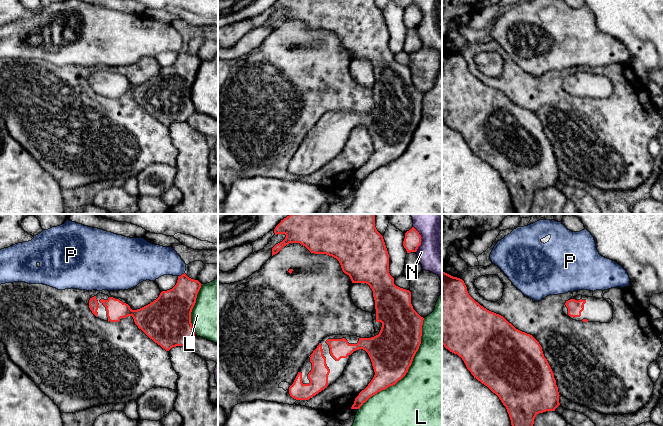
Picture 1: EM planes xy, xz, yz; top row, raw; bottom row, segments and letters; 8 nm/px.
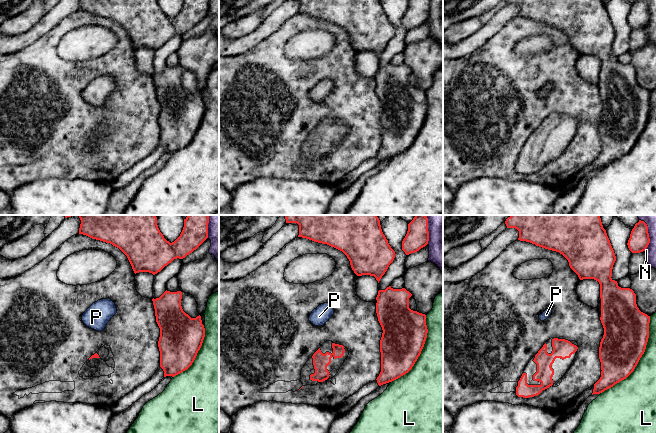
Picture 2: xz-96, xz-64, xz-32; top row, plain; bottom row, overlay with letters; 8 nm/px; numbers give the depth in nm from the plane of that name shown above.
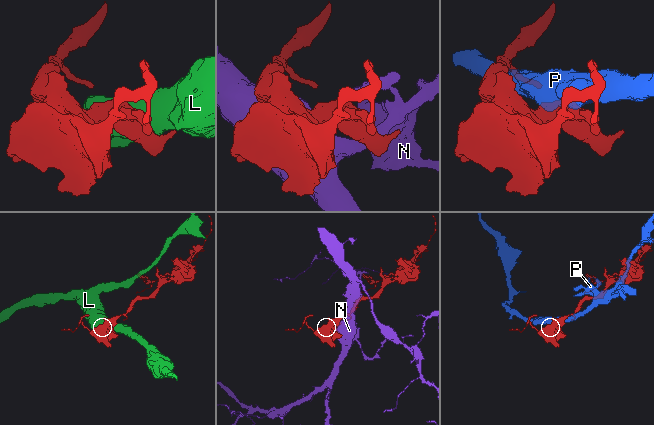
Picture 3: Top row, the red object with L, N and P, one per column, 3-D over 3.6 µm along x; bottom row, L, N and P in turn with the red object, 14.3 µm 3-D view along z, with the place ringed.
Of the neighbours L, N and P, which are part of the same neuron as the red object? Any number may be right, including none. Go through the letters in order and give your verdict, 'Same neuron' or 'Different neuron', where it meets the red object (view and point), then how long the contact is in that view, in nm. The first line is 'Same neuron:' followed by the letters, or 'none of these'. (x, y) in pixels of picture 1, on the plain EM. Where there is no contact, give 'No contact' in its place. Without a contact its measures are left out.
Same neuron: none of these
L: Different neuron. Touches red at xz (407, 146). Shared border 900 nm
N: Different neuron. Touches red at xz (420, 15). Shared border 200 nm
P: Different neuron. Touches red at xy (182, 50). Shared border 70 nm

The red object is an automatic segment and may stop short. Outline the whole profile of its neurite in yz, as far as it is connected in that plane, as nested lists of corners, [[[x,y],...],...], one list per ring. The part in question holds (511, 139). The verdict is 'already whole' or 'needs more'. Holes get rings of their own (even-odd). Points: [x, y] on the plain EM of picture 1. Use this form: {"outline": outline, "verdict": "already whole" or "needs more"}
{"outline": [[[442,47],[442,120],[464,137],[471,150],[495,169],[509,190],[517,214],[530,214],[537,190],[560,181],[554,149],[539,118],[491,88],[468,69],[464,57]]], "verdict": "already whole"}

